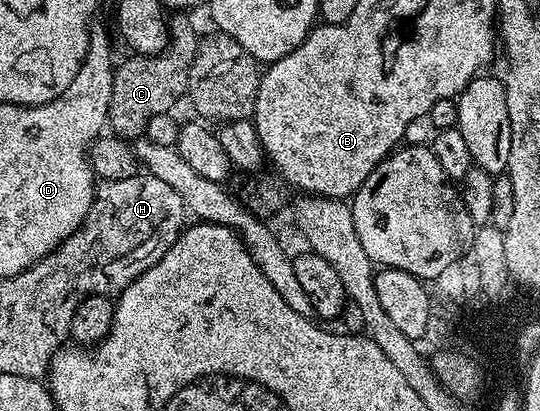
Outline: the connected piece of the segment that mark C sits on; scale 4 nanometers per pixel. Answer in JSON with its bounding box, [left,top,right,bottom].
[108,17,199,140]

